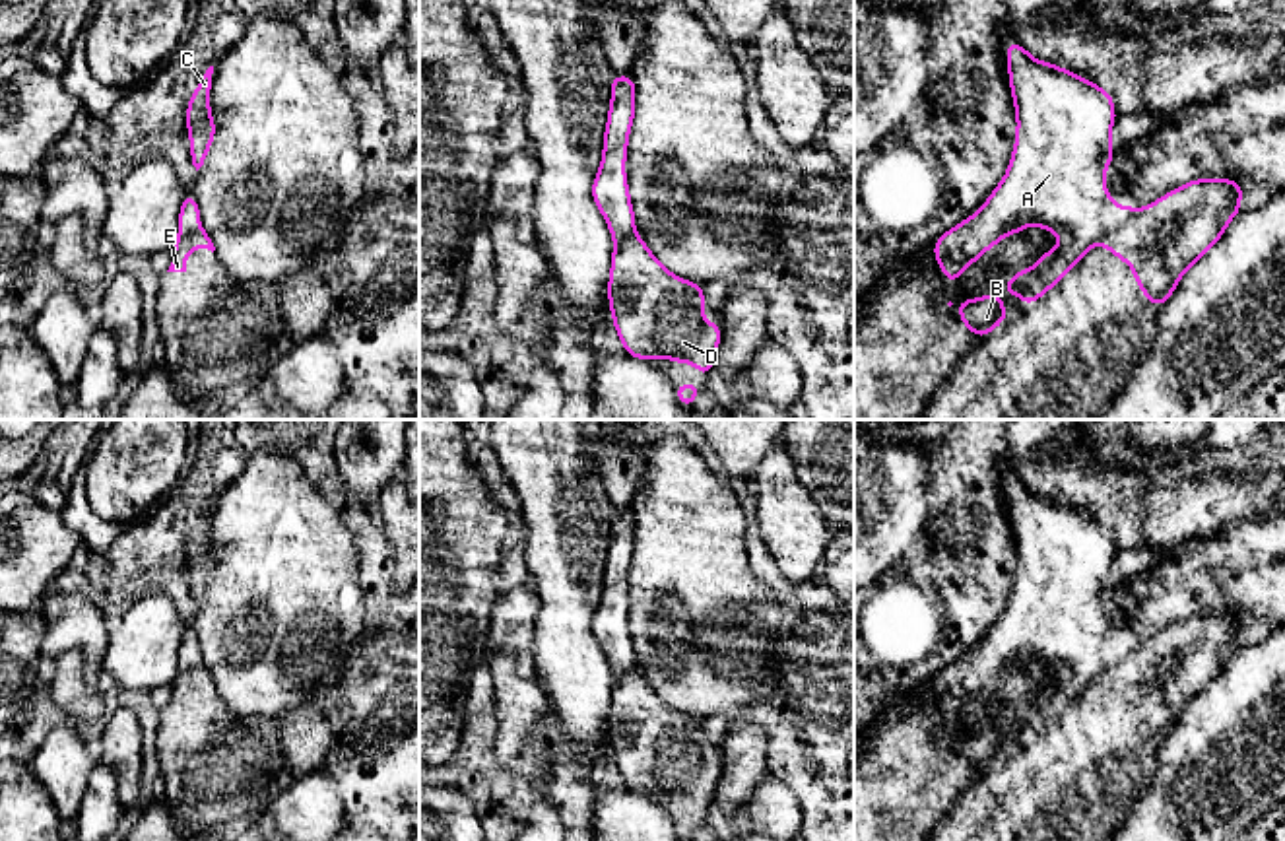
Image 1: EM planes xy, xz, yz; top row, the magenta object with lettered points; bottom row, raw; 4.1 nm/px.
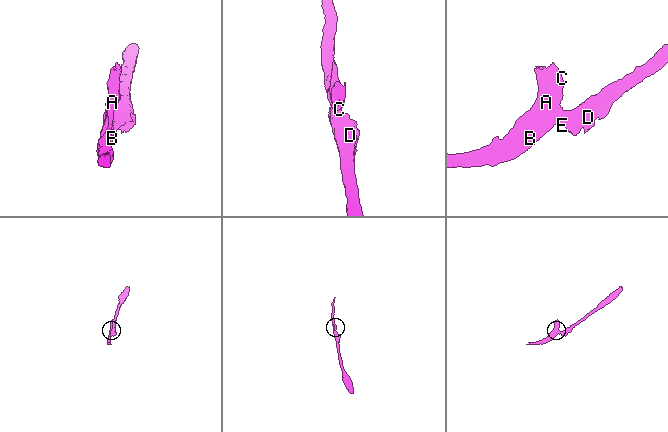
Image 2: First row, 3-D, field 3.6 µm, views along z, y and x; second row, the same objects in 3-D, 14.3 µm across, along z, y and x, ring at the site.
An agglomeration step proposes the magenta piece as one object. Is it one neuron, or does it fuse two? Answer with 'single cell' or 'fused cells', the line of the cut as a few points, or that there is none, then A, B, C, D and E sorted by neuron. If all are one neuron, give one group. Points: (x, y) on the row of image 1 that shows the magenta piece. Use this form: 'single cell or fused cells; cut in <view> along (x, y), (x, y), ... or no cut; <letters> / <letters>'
fused cells; cut in yz along (1136, 214), (1099, 239); A B C / D E

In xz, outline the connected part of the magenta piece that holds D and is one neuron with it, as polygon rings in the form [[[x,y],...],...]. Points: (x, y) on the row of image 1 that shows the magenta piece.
[[[637,233],[615,243],[608,295],[629,355],[693,363],[707,377],[716,361],[720,324],[703,320],[703,291],[705,286],[668,272]]]

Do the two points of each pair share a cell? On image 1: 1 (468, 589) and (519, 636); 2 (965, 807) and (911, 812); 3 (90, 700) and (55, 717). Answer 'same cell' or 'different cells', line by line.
1: different cells
2: different cells
3: different cells

